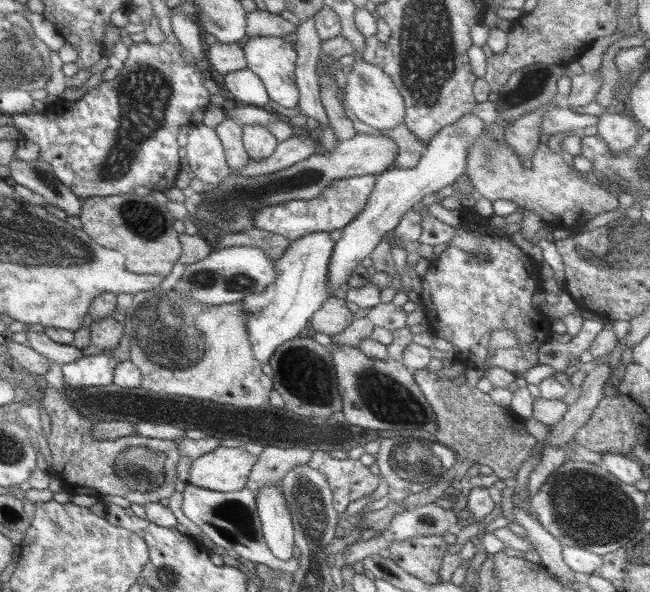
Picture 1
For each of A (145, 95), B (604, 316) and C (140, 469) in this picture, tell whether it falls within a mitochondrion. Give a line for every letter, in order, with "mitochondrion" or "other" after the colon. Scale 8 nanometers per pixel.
A: mitochondrion
B: other
C: mitochondrion

